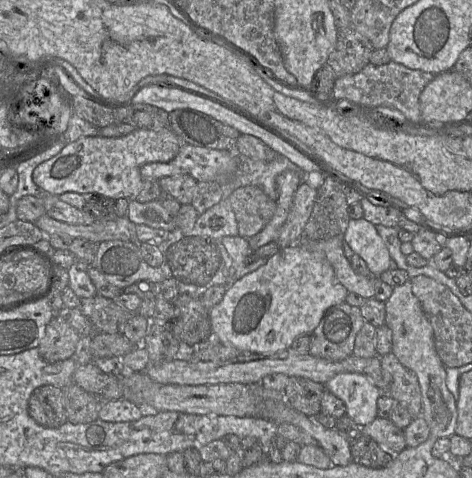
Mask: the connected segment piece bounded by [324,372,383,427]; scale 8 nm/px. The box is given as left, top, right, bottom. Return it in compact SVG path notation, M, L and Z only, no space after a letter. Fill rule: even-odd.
M339 373L324 386L345 403L346 414L358 426L364 427L377 417L377 400L383 393L365 375Z

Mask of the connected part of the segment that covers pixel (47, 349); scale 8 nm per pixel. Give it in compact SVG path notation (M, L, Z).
M54 315L45 328L37 349L47 362L54 363L74 356L79 333L63 318Z

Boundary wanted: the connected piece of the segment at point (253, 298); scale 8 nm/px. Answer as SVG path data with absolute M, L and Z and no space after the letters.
M294 244L280 249L257 270L246 274L228 287L217 305L209 311L213 338L242 353L270 356L290 348L293 341L310 335L331 307L345 302L348 290L336 279L334 269L323 254Z

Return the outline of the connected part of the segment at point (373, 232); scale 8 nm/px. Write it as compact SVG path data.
M364 218L350 219L343 238L375 277L389 269L391 256L374 224Z

